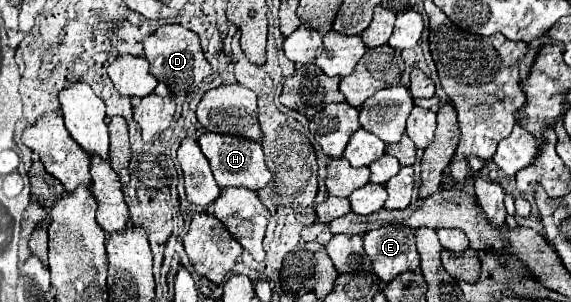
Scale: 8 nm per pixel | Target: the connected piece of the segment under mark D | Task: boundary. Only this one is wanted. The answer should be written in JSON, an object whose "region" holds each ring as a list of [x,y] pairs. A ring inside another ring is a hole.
{"region":[[[163,25],[155,33],[151,33],[145,41],[145,57],[151,65],[151,73],[157,81],[165,83],[171,95],[185,95],[191,93],[205,77],[211,75],[211,65],[203,57],[197,33],[185,29],[183,25]]]}

